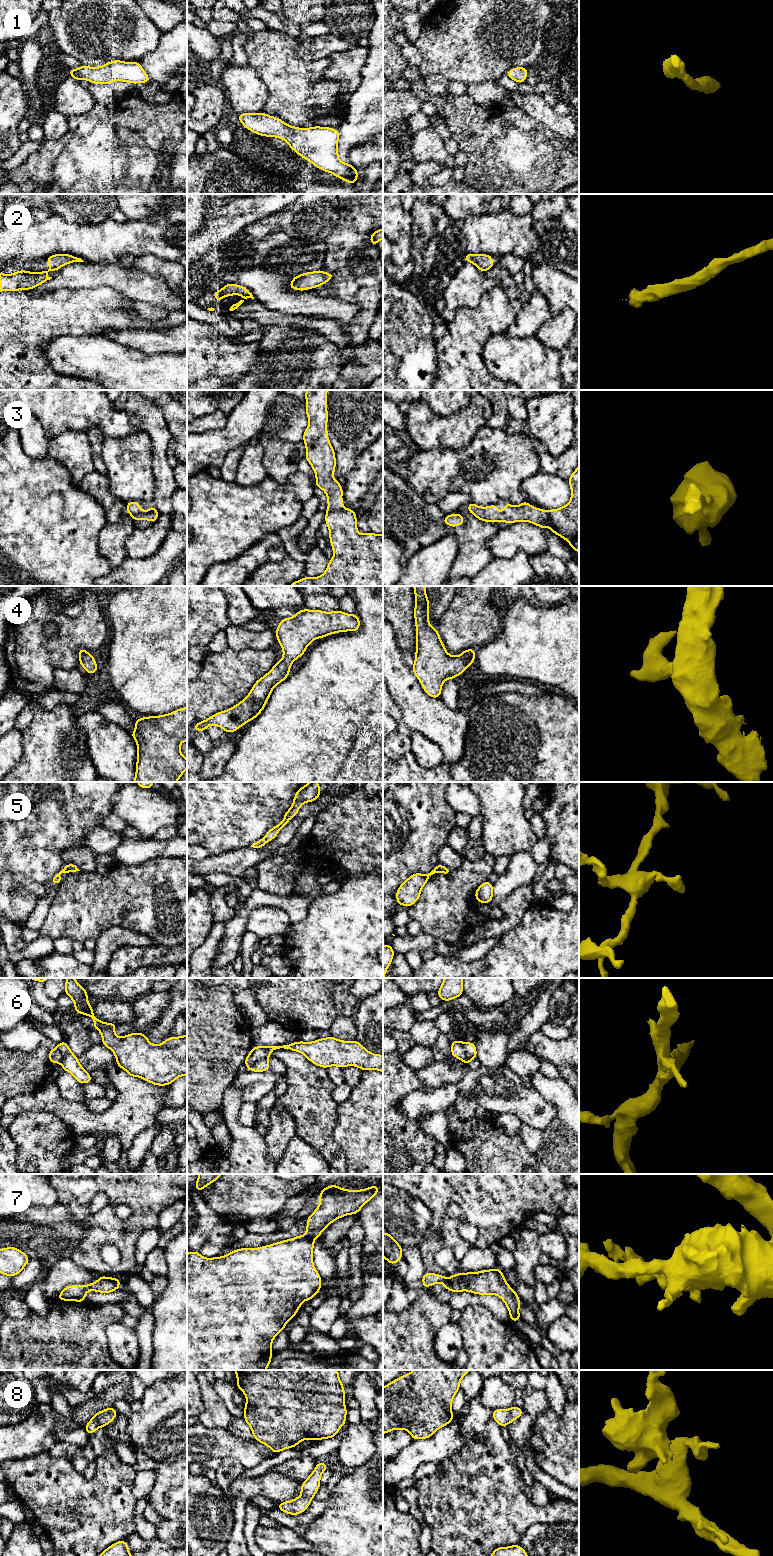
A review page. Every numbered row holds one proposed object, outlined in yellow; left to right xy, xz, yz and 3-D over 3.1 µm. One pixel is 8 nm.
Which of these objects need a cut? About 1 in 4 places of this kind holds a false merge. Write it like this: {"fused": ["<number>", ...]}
{"fused": ["2", "6", "7"]}

